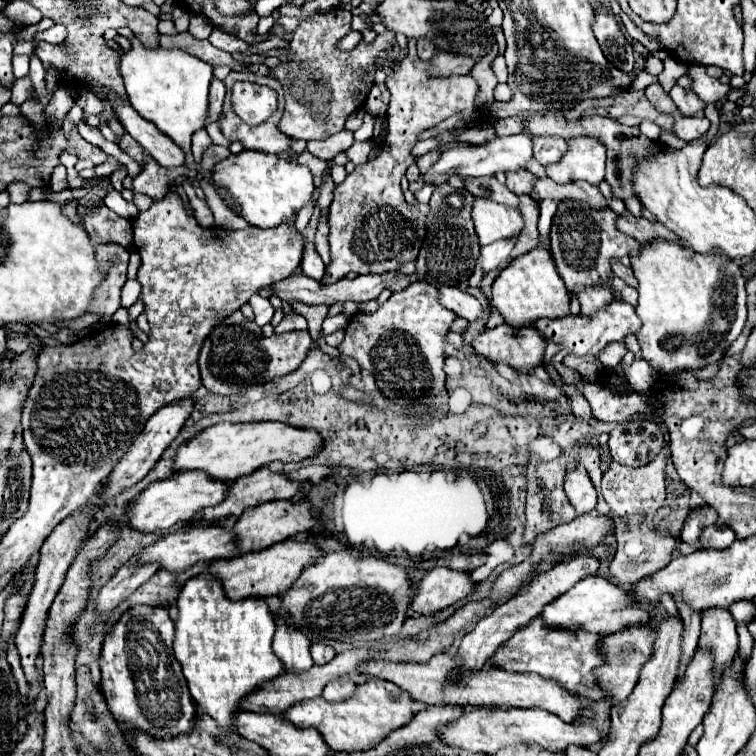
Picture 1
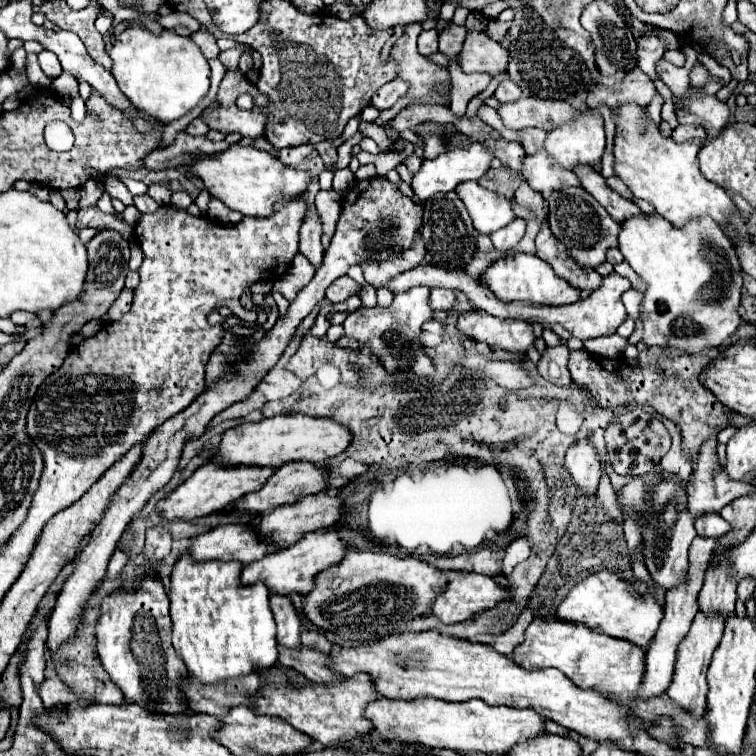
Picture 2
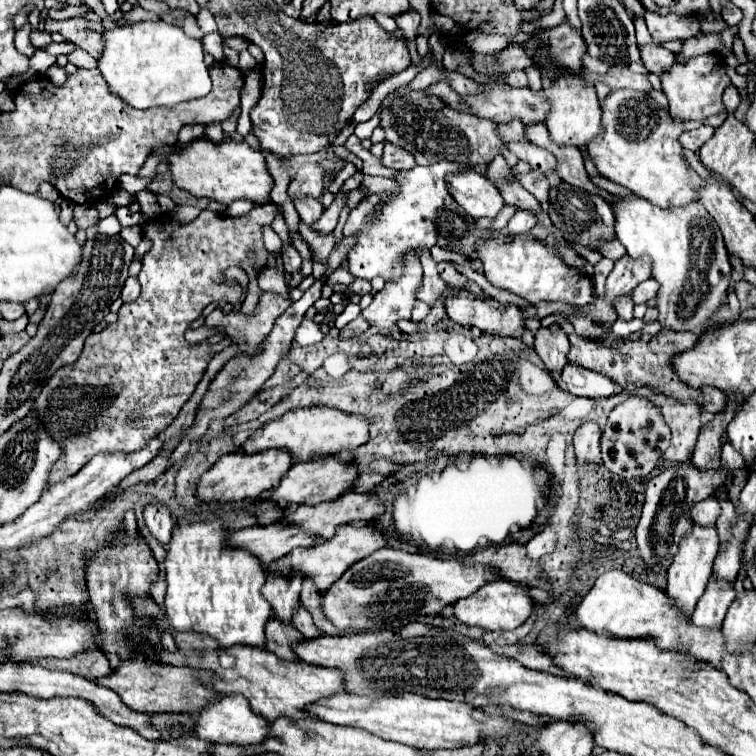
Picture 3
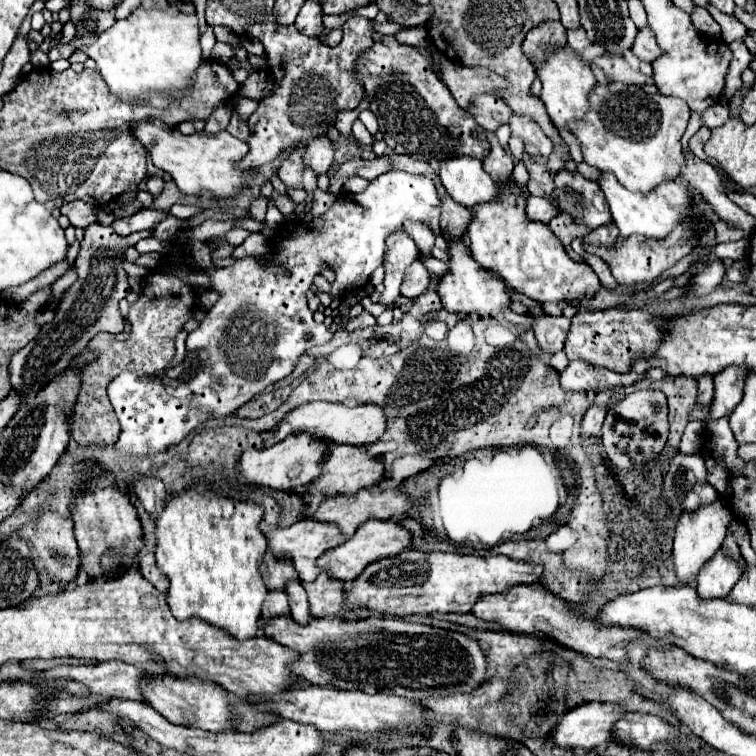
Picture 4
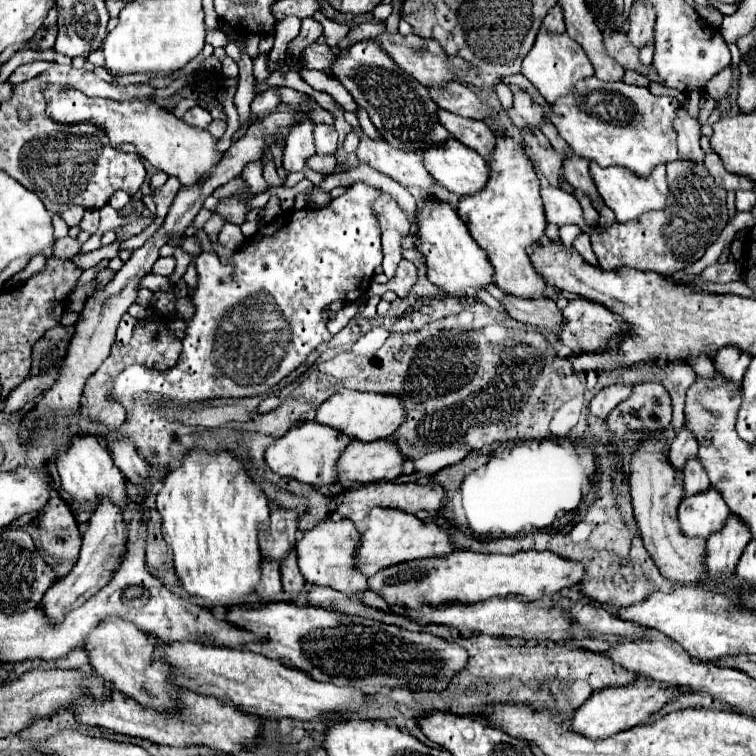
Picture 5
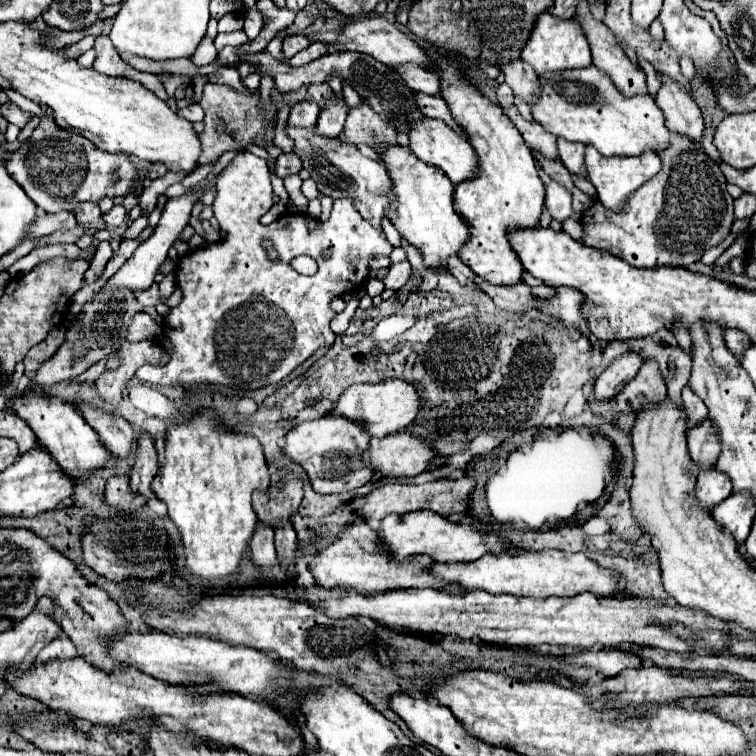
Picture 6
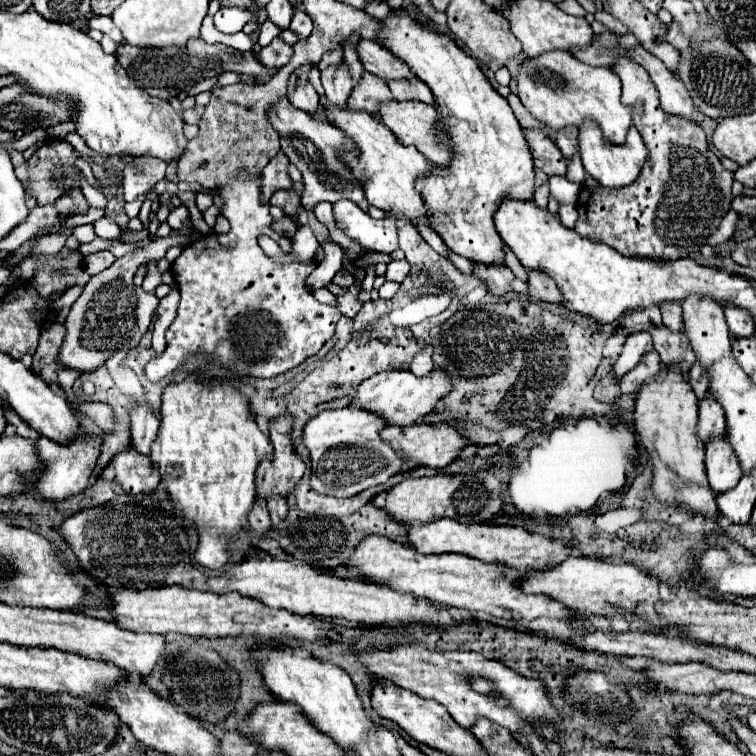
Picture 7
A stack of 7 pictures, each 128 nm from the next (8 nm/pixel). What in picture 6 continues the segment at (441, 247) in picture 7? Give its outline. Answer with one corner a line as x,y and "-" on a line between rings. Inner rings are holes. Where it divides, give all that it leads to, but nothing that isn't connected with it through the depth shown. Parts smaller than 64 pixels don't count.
458,256
450,257
446,262
446,266
450,270
461,272
468,279
475,280
476,278
476,274
474,274
474,272
472,272
472,270
470,270

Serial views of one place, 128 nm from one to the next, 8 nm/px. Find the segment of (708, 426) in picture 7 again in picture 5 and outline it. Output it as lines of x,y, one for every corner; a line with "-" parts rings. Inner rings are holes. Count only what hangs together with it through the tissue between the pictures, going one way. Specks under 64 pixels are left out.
692,458
688,460
686,468
684,468
684,490
686,490
686,496
692,496
696,492
702,492
702,490
708,490
708,474
704,472
704,466
700,464
698,458

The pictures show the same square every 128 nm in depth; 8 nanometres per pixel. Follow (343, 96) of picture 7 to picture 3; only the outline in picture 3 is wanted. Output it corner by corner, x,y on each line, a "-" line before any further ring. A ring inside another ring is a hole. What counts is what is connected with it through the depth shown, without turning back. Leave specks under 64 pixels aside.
318,164
300,166
288,188
290,198
294,198
296,194
306,194
314,198
318,194
324,194
324,168

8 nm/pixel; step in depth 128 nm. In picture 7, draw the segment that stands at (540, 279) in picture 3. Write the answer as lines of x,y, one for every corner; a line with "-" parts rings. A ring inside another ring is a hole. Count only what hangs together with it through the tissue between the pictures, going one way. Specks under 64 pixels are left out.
404,10
390,12
390,16
386,16
380,24
384,24
384,44
382,46
386,46
388,52
392,52
394,56
400,56
400,60
404,60
408,68
412,68
412,72
436,96
434,108
440,116
440,128
448,132
448,140
452,144
452,154
454,154
452,164
448,164
448,168
438,166
430,174
422,176
422,180
416,182
416,190
420,192
424,200
434,232
444,240
444,244
450,250
454,250
456,254
472,262
484,262
484,264
492,264
498,260
502,262
504,260
504,252
502,252
504,242
494,228
494,220
492,220
494,212
504,198
532,200
534,196
534,164
532,164
530,148
524,140
522,128
510,104
506,102
504,96
500,96
492,88
492,84
480,70
478,62
472,56
468,56
464,50
460,50
450,36
422,26
418,20
408,16
408,12

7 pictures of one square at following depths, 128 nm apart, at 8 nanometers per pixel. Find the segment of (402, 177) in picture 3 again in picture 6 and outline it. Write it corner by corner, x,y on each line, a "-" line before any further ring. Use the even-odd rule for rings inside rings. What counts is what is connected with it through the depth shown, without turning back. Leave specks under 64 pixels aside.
240,152
234,156
234,160
224,168
224,232
226,232
226,238
220,240
220,242
214,242
214,244
208,244
208,246
202,246
202,248
196,248
196,250
190,250
192,254
186,254
184,258
178,260
178,268
174,270
176,274
176,284
178,288
182,290
182,300
176,308
172,308
168,312
168,316
164,316
164,334
166,338
170,340
170,348
166,350
170,360
164,364
164,366
154,366
154,364
144,364
136,370
136,378
140,382
148,382
148,384
158,384
158,386
172,386
172,384
182,384
182,386
192,386
192,384
200,384
200,382
206,382
206,384
224,384
224,386
230,386
230,388
238,388
238,390
256,390
256,388
262,388
262,386
270,386
270,384
276,384
280,382
284,376
288,376
294,368
298,368
306,358
310,358
318,348
324,348
324,346
332,346
336,334
330,330
330,322
334,318
334,310
330,308
330,300
334,296
342,296
344,292
356,292
358,288
364,286
364,282
368,280
368,260
370,256
376,256
376,254
390,254
394,250
394,246
390,246
390,242
384,236
382,231
379,231
370,224
364,224
364,218
360,216
360,212
354,208
352,200
350,198
340,198
340,200
334,200
334,208
332,208
332,216
326,224
318,224
314,218
310,218
308,214
284,214
280,216
278,220
274,220
272,224
268,226
262,226
260,224
260,218
268,212
272,207
272,195
273,187
270,180
270,168
266,164
264,158
258,158
254,156
252,152
-
264,240
272,240
274,242
274,248
278,250
280,254
280,262
272,262
268,260
266,256
266,250
262,248
262,242
-
324,250
330,250
332,256
328,260
322,258
322,252
-
300,254
306,254
310,258
316,260
318,264
318,272
314,276
302,276
298,274
292,266
290,266
290,260
300,256

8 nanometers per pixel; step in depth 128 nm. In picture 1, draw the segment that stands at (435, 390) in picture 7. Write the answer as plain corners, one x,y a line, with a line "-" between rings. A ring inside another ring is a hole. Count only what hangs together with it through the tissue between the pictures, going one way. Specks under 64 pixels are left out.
220,422
212,428
206,428
190,442
180,446
174,460
174,470
178,472
204,470
216,480
234,482
242,476
256,472
262,466
268,466
270,462
286,464
312,458
322,446
324,446
322,436
316,430
308,428
292,428
280,422
242,422
242,424

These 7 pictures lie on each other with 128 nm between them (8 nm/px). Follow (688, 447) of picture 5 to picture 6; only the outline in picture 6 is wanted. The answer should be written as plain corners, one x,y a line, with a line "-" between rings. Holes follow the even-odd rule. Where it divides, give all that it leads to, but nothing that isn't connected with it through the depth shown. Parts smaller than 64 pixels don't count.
690,384
684,386
684,392
682,392
682,406
684,406
686,414
688,414
688,428
696,426
700,420
704,420
704,418
708,416
704,402
692,392

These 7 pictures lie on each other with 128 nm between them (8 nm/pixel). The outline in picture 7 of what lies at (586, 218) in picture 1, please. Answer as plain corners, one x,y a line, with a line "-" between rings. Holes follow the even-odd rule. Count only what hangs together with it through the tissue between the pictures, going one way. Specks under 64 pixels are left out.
564,128
564,132
556,132
554,142
562,150
564,158
572,158
578,148
578,128

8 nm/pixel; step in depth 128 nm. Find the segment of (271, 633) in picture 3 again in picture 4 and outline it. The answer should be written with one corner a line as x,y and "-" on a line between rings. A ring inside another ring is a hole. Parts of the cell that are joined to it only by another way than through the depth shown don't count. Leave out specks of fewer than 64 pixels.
270,590
264,602
266,604
262,610
262,624
266,624
276,616
284,616
288,612
288,598
286,598
286,592
282,590

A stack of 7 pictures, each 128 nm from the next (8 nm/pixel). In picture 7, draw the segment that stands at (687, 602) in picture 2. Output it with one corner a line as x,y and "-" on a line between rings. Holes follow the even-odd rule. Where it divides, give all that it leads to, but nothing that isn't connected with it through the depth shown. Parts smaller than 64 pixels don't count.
724,436
724,440
712,440
712,444
706,444
706,474
710,488
716,494
734,488
742,478
740,464
736,464
736,456
728,444
728,436

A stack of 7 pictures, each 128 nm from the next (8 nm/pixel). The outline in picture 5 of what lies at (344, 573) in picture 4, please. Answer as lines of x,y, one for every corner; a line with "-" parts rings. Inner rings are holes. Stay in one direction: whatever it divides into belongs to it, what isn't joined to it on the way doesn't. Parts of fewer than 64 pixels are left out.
374,508
370,514
368,530
362,534
360,548
356,550
358,568
366,576
374,576
378,570
388,568
392,564
416,560
416,558
428,558
428,556
448,556
448,552
454,552
456,546
450,540
446,532
442,532
434,522
422,522
414,514
408,514
404,510
384,510

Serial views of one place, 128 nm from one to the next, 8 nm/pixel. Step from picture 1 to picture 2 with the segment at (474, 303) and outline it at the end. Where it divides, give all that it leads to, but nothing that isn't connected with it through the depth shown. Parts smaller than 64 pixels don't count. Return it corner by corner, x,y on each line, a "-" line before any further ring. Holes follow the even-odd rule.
432,288
430,290
430,304
432,304
432,310
450,310
454,306
454,292
448,290
448,288

